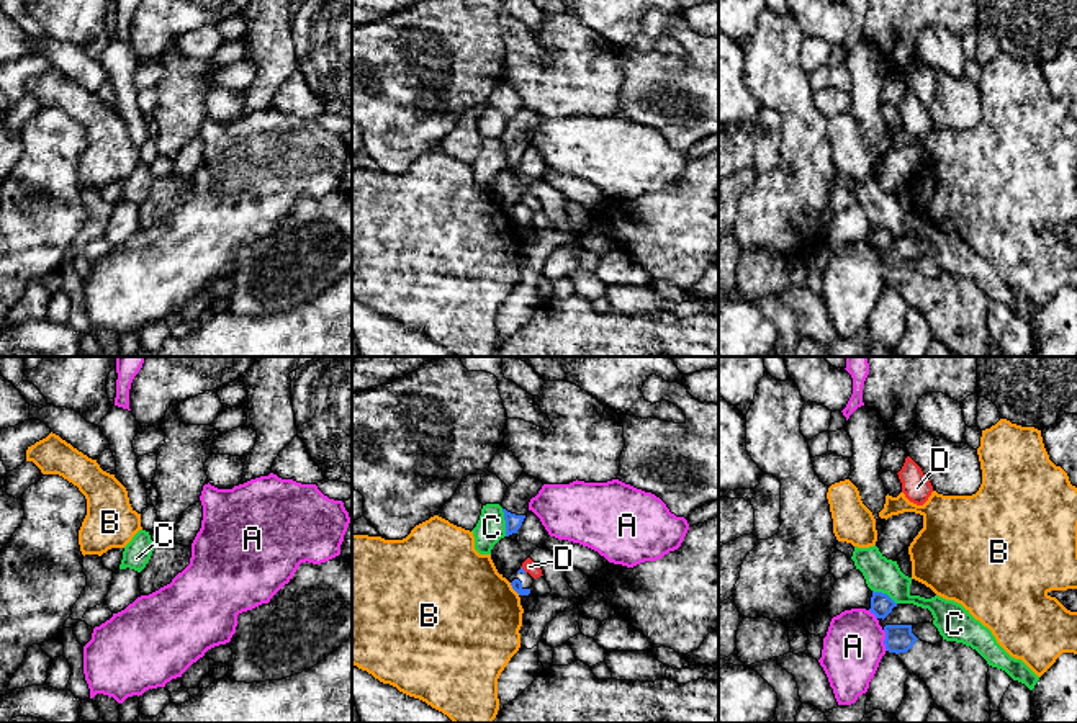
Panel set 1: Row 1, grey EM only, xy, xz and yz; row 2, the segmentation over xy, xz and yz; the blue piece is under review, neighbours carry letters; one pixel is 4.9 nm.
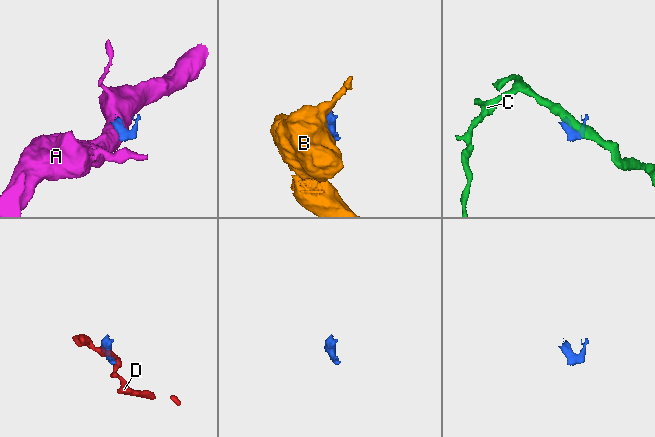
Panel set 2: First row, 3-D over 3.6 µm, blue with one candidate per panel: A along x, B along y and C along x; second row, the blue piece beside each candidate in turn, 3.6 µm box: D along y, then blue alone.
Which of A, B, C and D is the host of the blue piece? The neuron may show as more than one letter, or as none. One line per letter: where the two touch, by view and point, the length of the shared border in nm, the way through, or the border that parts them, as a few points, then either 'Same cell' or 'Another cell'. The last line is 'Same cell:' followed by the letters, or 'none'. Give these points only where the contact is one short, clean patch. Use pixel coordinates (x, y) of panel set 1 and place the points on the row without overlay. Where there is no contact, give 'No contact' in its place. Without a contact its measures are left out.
A: Touches blue at yz (884, 273). Shared border 110 nm. Boundary: yz (883, 264), (887, 283). Another cell
B: Touches blue at xz (514, 223). Shared border 80 nm. Boundary: xz (509, 216), (519, 228). Another cell
C: Touches blue at xz (506, 156). Shared border 140 nm. Boundary: xz (501, 143), (506, 169). Another cell
D: Touches blue at xz (522, 203). Shared border 40 nm. Another cell
Same cell: none

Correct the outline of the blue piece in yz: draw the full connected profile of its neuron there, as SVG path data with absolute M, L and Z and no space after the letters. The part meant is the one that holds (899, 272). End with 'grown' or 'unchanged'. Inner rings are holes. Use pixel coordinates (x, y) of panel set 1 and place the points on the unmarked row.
M885 258L885 283L895 286L910 308L918 309L953 357L989 357L987 294L956 275L930 278L912 267L912 258Z; grown

